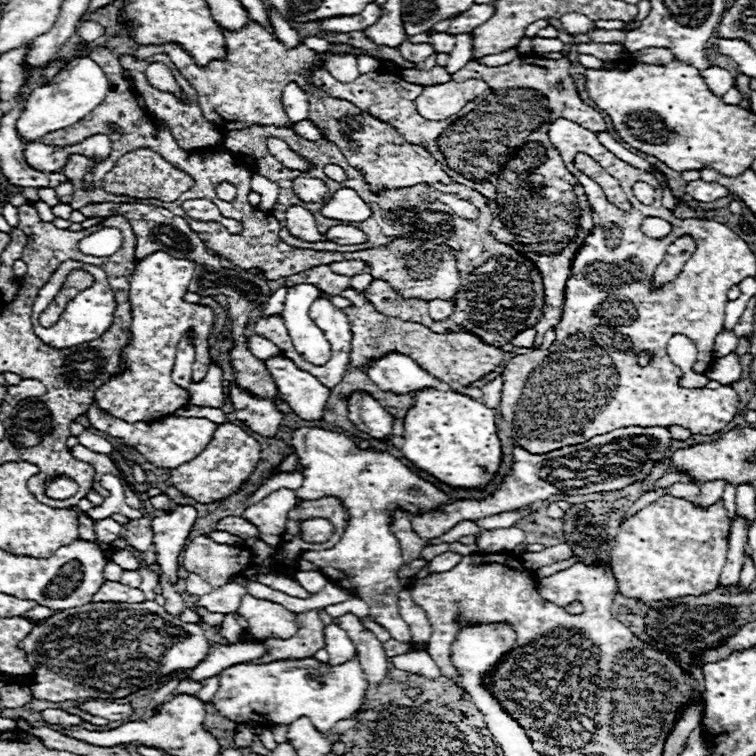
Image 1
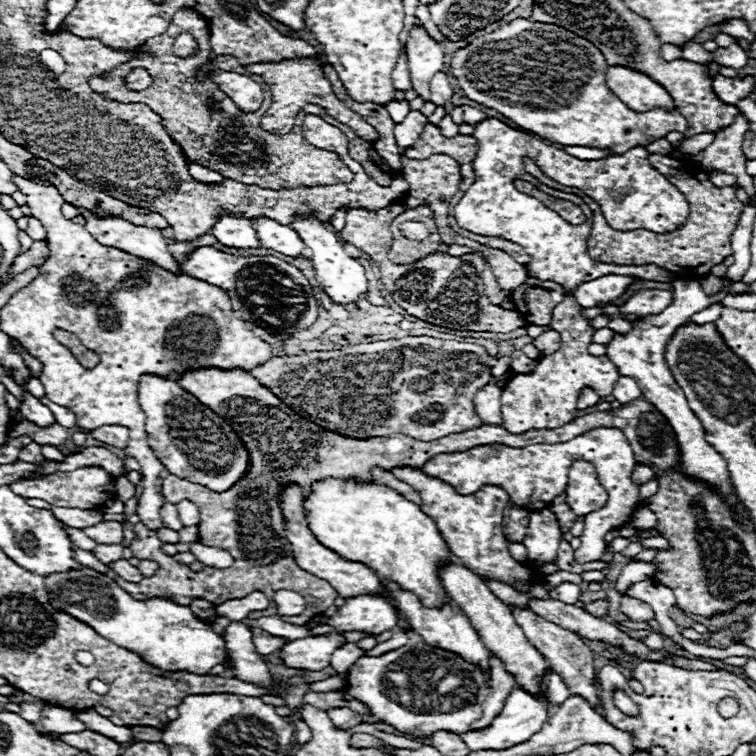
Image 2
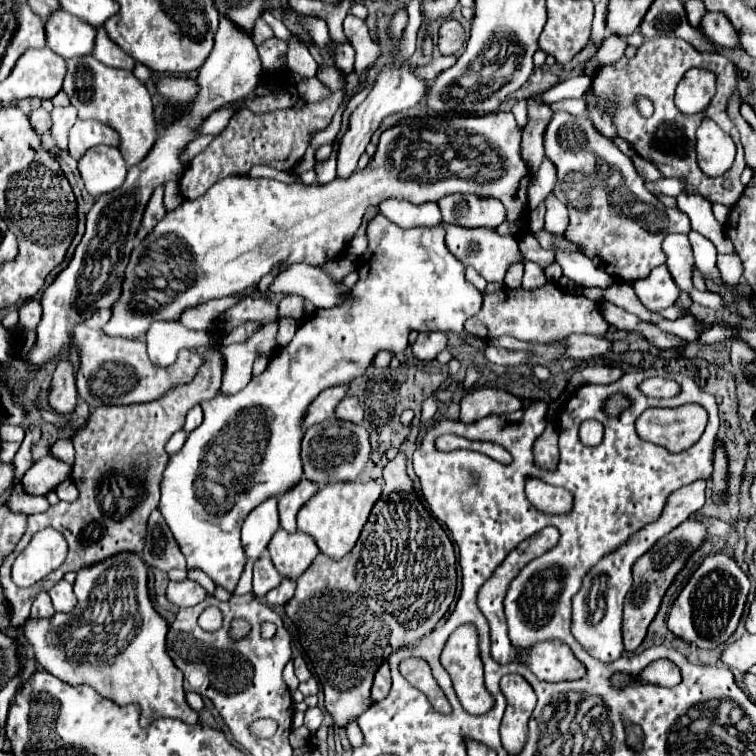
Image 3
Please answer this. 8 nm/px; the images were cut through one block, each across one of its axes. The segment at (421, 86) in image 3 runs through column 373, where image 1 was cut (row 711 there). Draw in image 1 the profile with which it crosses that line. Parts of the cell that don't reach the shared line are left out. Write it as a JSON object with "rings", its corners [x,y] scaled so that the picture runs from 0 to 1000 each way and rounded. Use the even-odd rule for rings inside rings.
{"rings":[[[116,926],[106,937],[122,947],[135,947],[146,955],[169,952],[177,944],[177,937],[172,931],[153,931],[148,926]]]}

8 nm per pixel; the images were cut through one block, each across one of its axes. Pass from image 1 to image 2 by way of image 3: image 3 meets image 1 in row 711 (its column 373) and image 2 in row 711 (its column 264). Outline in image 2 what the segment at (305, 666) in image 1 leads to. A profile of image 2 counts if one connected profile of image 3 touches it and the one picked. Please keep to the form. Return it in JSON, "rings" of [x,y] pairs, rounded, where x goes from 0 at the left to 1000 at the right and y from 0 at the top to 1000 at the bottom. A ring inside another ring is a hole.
{"rings":[[[545,849],[505,868],[474,870],[474,876],[460,889],[460,905],[455,913],[484,931],[500,955],[521,960],[532,971],[566,976],[577,966],[619,968],[643,963],[643,958],[648,958],[661,944],[667,926],[683,907],[680,897],[667,886],[661,870],[651,868],[648,884],[651,899],[643,902],[638,889],[630,881],[614,876],[608,868],[561,849]],[[508,907],[513,913],[526,913],[524,921],[534,921],[534,931],[524,929],[519,918],[508,918]]]}

